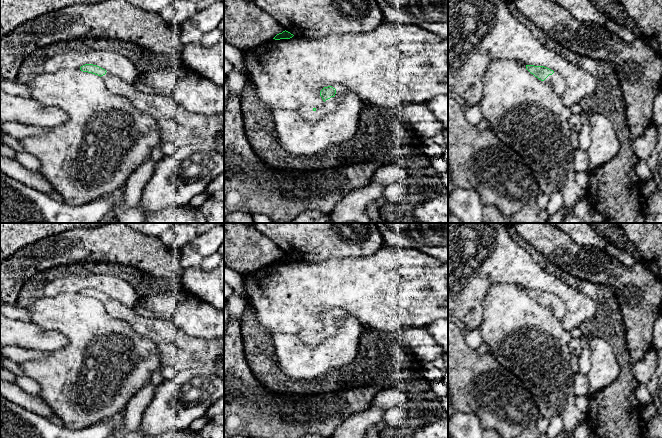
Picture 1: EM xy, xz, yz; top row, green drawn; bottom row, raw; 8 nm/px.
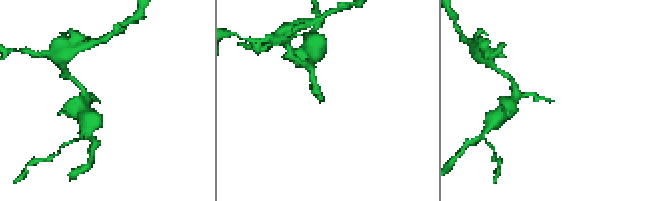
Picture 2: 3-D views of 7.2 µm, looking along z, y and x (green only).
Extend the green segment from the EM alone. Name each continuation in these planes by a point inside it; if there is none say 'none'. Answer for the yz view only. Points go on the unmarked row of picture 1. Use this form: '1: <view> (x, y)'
1: yz (558, 307)

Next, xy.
1: xy (177, 349)

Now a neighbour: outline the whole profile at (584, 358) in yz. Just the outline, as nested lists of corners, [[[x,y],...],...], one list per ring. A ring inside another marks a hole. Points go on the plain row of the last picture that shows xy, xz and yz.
[[[582,335],[579,339],[582,347],[579,357],[579,369],[577,373],[587,375],[591,368],[589,336]]]

